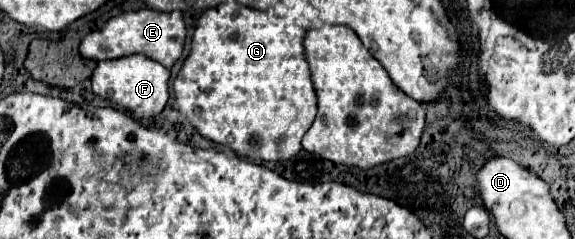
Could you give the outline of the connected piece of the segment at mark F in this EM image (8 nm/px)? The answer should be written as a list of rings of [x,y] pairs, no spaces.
[[[144,54],[114,58],[114,60],[102,60],[92,72],[92,92],[102,96],[108,102],[114,102],[128,110],[134,118],[148,118],[156,116],[164,110],[168,102],[168,78],[170,72],[162,64],[146,58]]]

